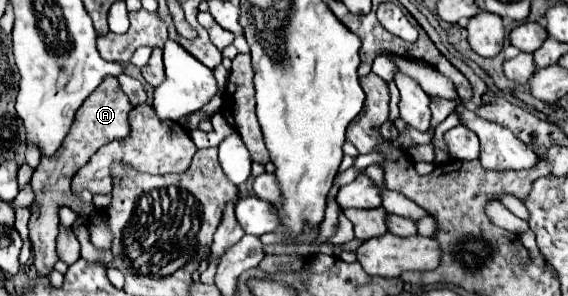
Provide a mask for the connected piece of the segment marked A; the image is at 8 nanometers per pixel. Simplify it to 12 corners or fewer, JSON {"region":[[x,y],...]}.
{"region":[[104,77],[78,109],[64,145],[32,173],[34,265],[58,261],[58,209],[100,147],[130,131],[130,105]]}

